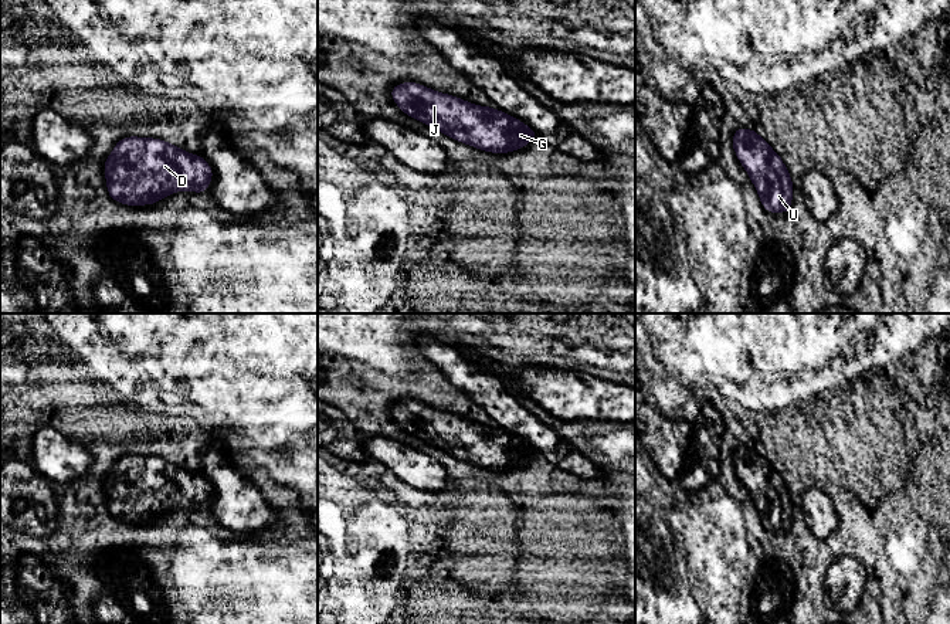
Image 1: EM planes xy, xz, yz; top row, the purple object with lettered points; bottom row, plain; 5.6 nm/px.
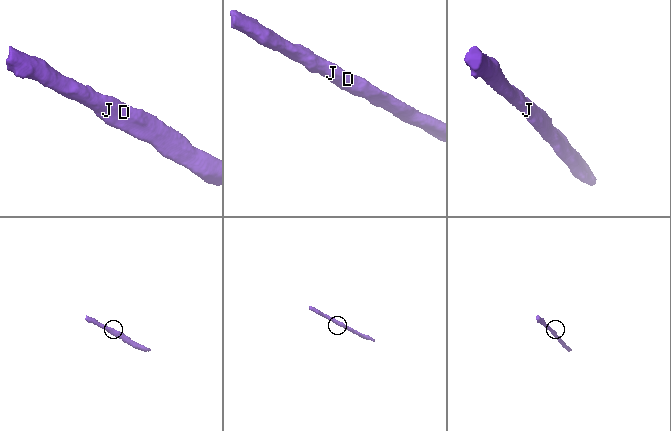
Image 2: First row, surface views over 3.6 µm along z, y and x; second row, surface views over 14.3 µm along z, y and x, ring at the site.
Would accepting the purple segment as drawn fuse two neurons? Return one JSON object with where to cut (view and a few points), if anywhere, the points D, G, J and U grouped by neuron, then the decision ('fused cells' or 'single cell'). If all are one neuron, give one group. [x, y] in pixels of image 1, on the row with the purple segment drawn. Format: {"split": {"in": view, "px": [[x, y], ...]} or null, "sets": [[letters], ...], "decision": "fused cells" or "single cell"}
{"split": null, "sets": [["D", "G", "J", "U"]], "decision": "single cell"}

